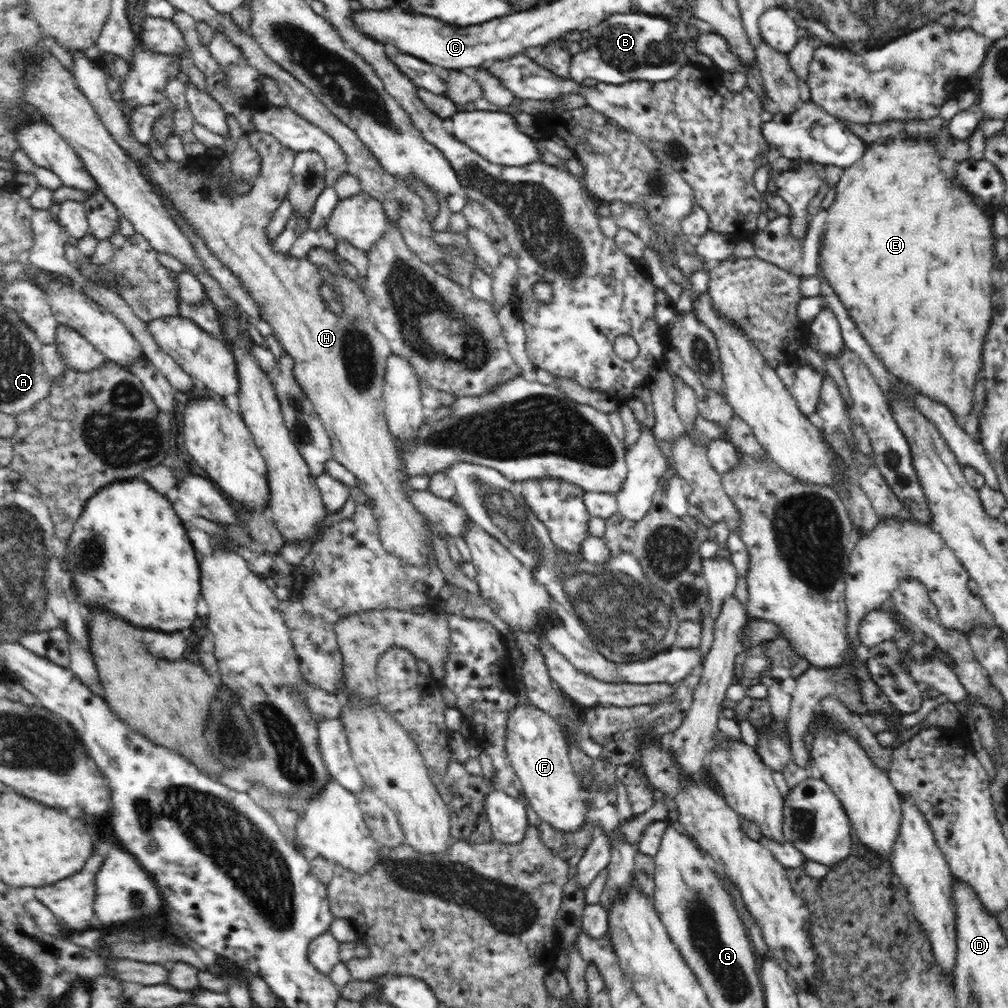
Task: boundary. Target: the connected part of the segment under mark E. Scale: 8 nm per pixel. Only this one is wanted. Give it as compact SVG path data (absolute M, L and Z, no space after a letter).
M894 138L886 142L870 142L865 146L862 160L853 162L850 166L843 168L843 174L835 186L836 194L832 205L827 208L827 230L821 237L818 263L824 274L824 281L833 288L834 294L844 303L848 309L850 317L856 323L866 343L872 348L876 357L884 364L890 374L908 385L916 393L928 396L944 404L955 416L961 425L973 408L974 385L977 376L982 374L982 350L984 350L984 340L988 334L991 323L993 293L992 280L997 273L997 264L994 242L996 235L992 230L992 220L982 207L974 204L974 196L970 191L966 191L962 185L954 183L952 178L942 170L940 166L940 154L936 148L934 140L924 140L924 138Z

